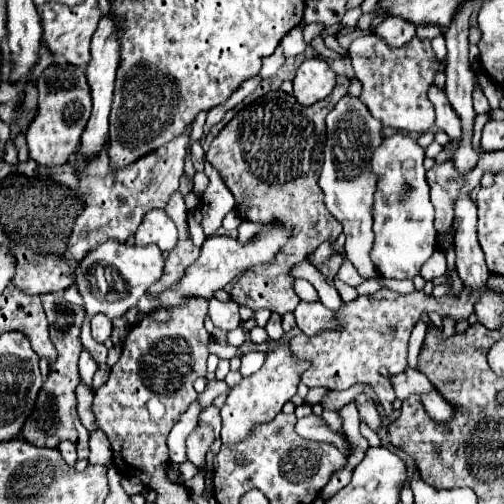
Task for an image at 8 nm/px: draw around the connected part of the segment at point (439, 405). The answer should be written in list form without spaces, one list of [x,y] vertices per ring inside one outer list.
[[[431,391],[427,395],[421,395],[421,401],[423,401],[423,407],[431,419],[449,421],[453,417],[453,407],[441,397],[439,391]]]

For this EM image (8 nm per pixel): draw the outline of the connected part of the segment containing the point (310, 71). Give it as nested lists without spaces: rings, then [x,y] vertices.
[[[325,59],[303,61],[293,79],[293,95],[305,107],[325,99],[333,87],[335,87],[335,71]]]

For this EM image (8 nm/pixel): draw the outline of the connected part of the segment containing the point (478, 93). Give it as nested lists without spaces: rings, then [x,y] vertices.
[[[477,87],[475,93],[473,93],[473,103],[475,103],[475,111],[477,113],[489,113],[491,111],[491,105],[487,101],[487,97],[483,95],[483,91]]]

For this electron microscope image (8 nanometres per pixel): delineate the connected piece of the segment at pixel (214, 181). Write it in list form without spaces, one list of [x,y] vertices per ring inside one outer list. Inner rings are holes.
[[[205,163],[204,173],[209,177],[209,185],[199,199],[199,211],[203,215],[201,227],[205,231],[205,237],[211,237],[219,231],[225,217],[225,185],[221,183],[221,175],[217,173],[217,169],[209,163]]]

